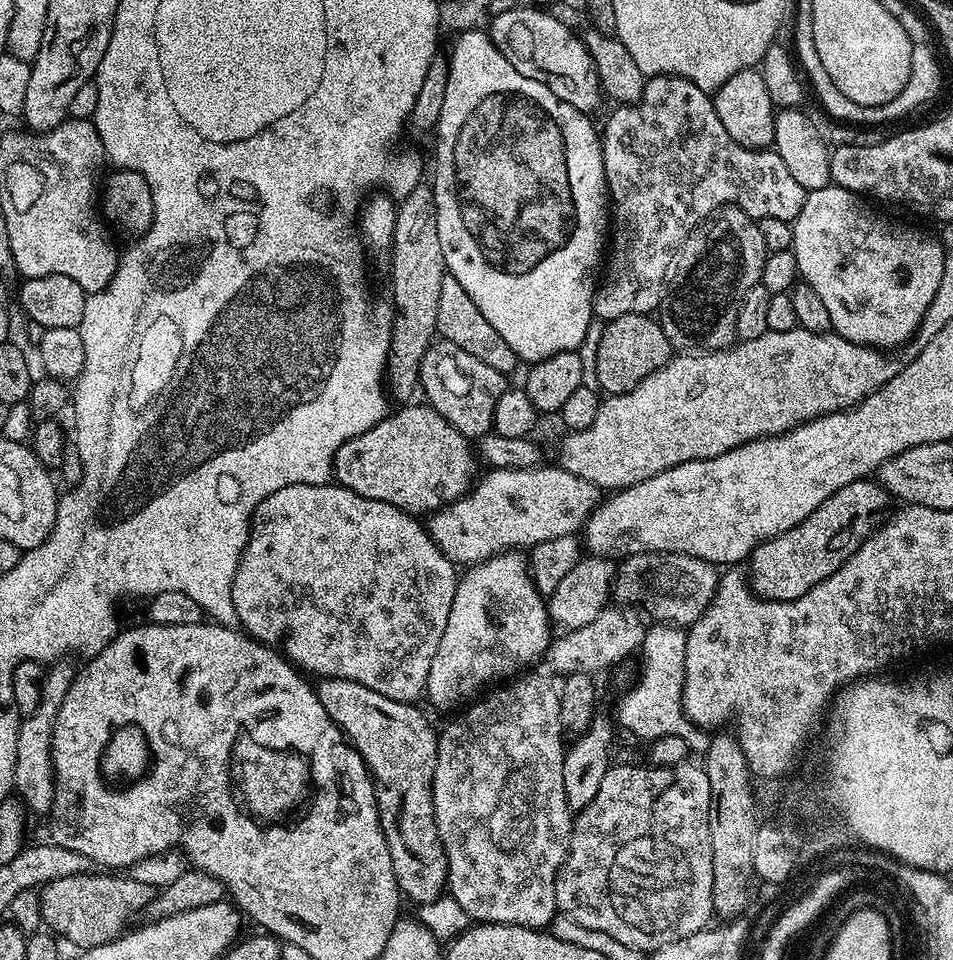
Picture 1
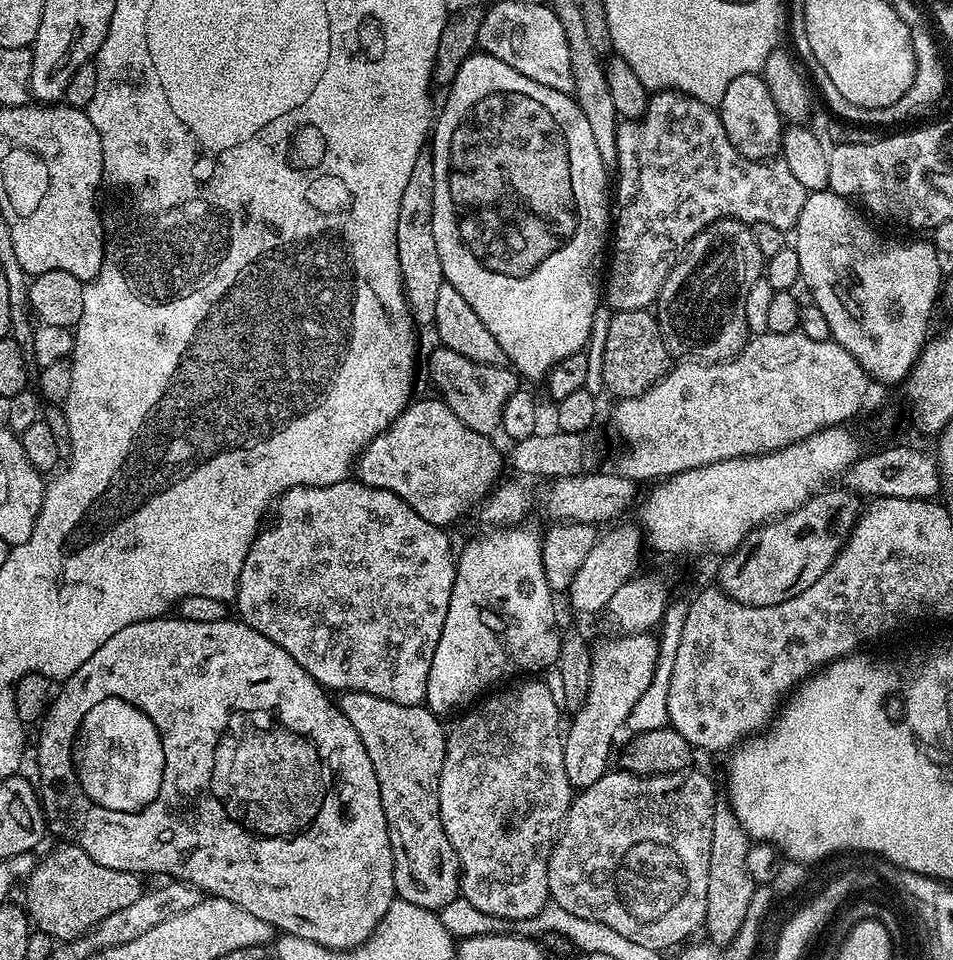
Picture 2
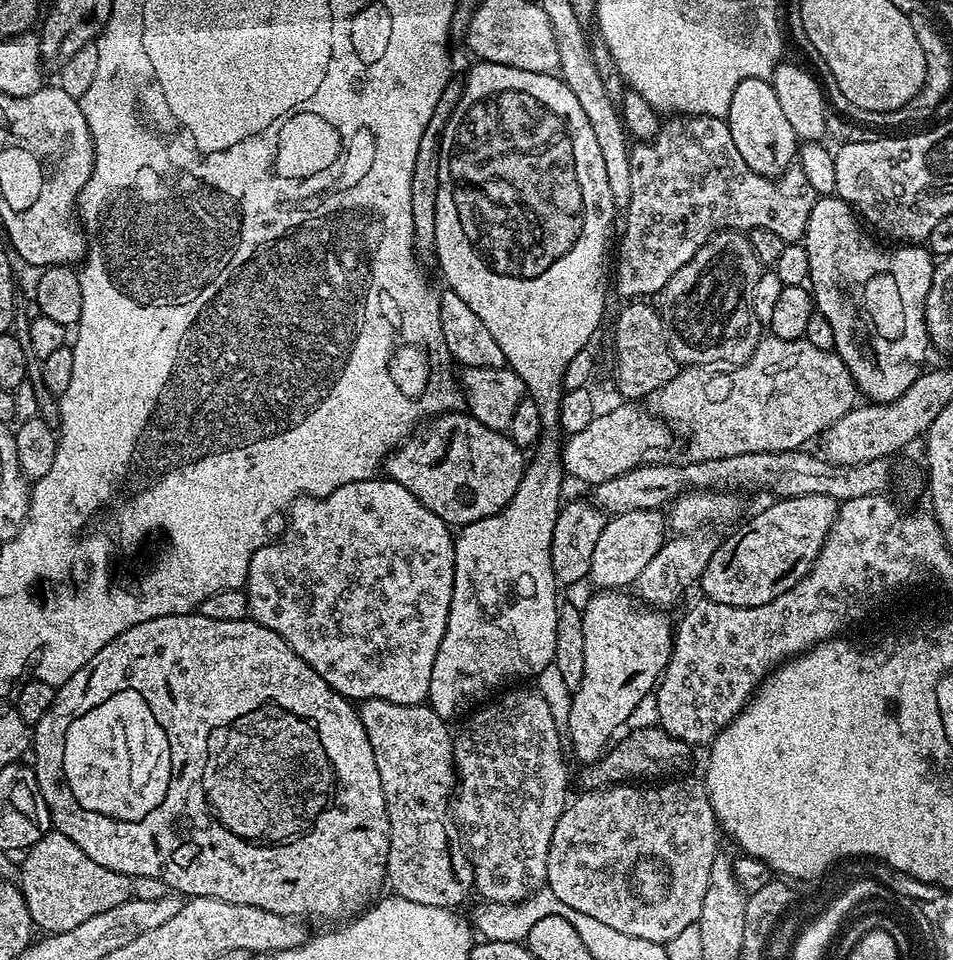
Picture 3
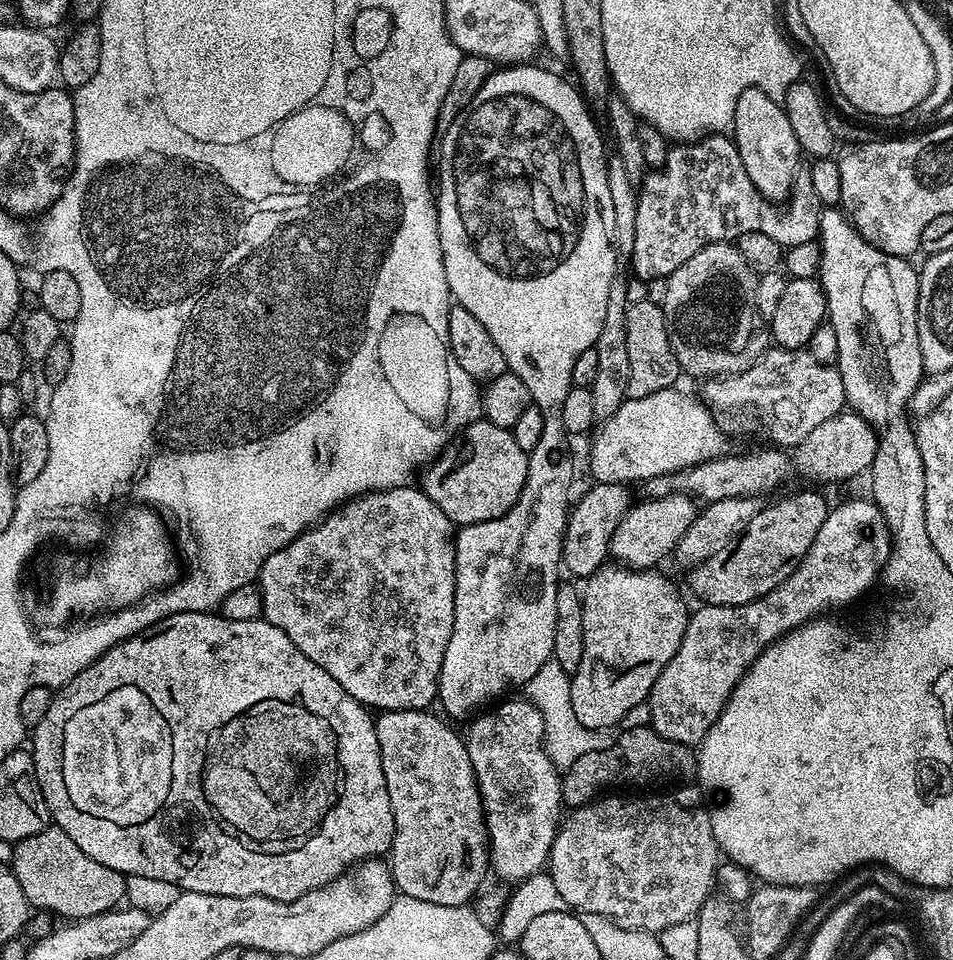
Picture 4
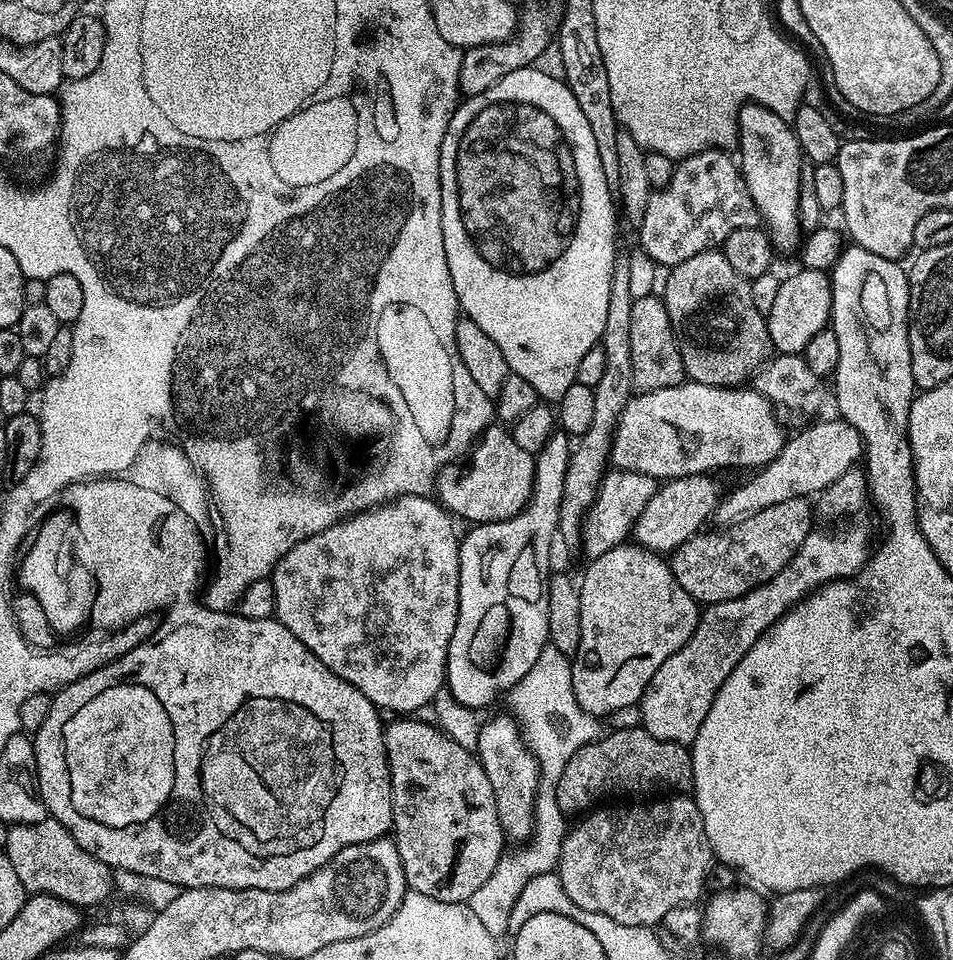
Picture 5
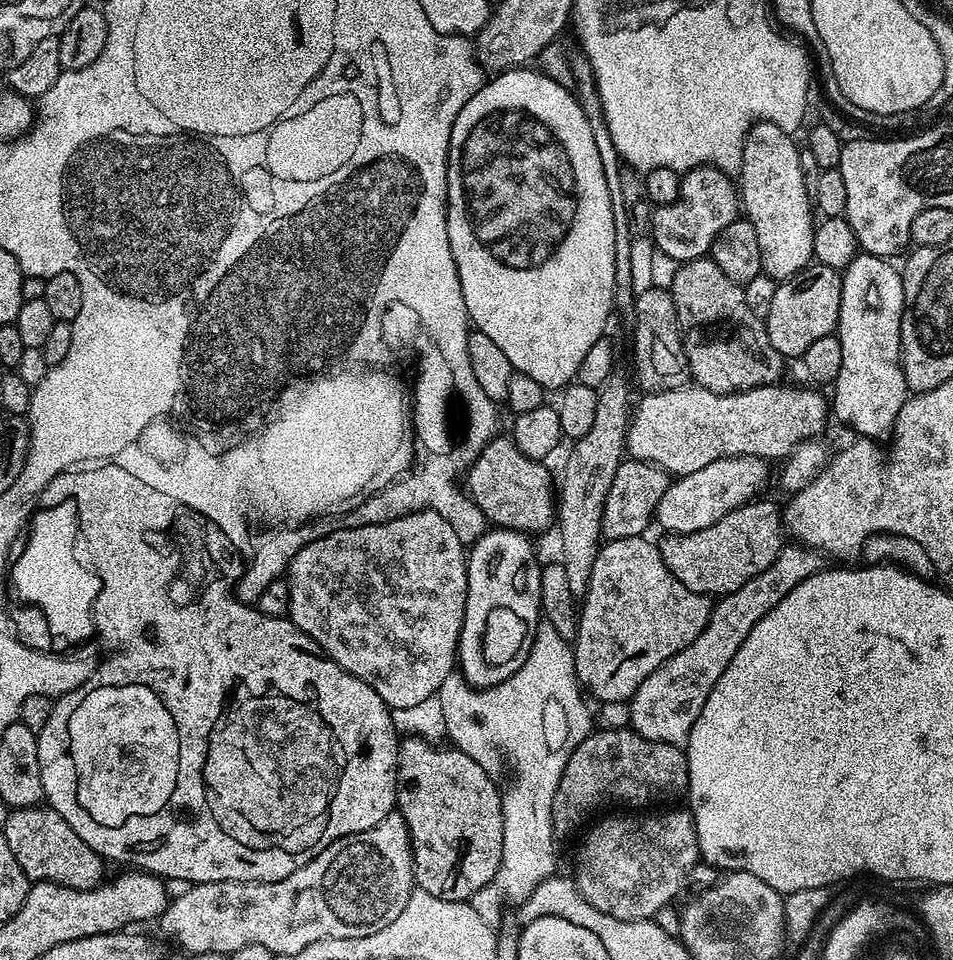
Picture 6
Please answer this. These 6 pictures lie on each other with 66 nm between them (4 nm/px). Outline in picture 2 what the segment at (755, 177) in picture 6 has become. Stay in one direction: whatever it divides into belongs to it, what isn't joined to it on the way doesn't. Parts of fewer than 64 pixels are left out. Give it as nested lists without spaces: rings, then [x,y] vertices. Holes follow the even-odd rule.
[[[751,72],[742,74],[742,78],[734,78],[734,82],[726,86],[726,94],[722,94],[718,111],[730,142],[734,142],[743,156],[751,160],[769,161],[781,155],[780,143],[786,124],[778,106],[774,106],[774,98],[770,98],[770,90],[766,90],[763,75]]]

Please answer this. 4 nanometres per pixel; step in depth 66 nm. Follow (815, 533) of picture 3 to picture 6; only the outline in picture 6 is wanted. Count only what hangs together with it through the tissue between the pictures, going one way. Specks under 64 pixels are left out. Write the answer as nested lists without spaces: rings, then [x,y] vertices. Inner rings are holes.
[[[757,498],[750,504],[743,504],[733,512],[728,512],[718,522],[714,522],[714,526],[706,526],[706,530],[694,530],[690,534],[681,536],[661,535],[661,540],[658,540],[660,557],[670,570],[670,574],[674,574],[674,578],[678,578],[678,582],[682,582],[682,586],[686,586],[690,591],[709,598],[728,596],[734,590],[738,590],[738,586],[746,586],[746,582],[750,582],[754,574],[766,570],[766,566],[770,566],[770,562],[774,562],[774,558],[780,556],[786,544],[781,505],[778,506],[774,501],[764,499]]]

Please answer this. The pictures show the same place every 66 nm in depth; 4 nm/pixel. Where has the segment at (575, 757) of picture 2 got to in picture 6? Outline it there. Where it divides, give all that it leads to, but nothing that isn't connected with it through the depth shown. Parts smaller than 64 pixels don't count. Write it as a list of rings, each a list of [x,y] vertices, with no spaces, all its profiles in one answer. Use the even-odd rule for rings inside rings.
[[[631,536],[621,540],[601,543],[594,568],[589,576],[589,586],[579,605],[580,628],[576,632],[576,678],[581,689],[600,704],[624,702],[678,650],[690,646],[712,617],[713,601],[707,596],[690,591],[662,562],[659,547],[644,536]]]

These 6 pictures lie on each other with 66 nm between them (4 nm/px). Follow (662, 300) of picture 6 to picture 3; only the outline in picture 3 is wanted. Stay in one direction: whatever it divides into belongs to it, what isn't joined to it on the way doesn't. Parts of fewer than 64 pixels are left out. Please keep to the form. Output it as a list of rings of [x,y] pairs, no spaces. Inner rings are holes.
[[[628,302],[616,316],[616,329],[612,332],[612,348],[616,351],[616,388],[628,402],[651,398],[666,382],[676,377],[678,365],[670,354],[664,337],[660,313],[648,302]]]

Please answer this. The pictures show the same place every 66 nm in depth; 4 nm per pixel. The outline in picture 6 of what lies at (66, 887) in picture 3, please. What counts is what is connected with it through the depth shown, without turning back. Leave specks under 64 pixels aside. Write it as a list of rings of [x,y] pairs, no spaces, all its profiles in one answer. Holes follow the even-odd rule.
[[[47,806],[18,808],[13,807],[3,817],[2,831],[6,834],[6,842],[10,842],[10,850],[14,858],[18,858],[18,866],[28,875],[29,881],[54,882],[74,890],[90,890],[97,888],[105,879],[105,861],[70,826],[62,814]]]

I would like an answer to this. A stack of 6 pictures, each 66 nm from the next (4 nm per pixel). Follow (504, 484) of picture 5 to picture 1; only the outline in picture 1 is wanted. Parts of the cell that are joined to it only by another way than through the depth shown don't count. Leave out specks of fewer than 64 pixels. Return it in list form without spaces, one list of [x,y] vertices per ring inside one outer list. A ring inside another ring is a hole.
[[[409,402],[397,407],[396,413],[393,411],[385,415],[379,424],[366,430],[366,434],[358,434],[350,438],[350,442],[342,442],[332,460],[332,474],[340,487],[354,490],[354,494],[362,494],[362,498],[390,502],[390,506],[398,506],[403,512],[420,518],[452,503],[472,487],[478,476],[478,456],[468,437],[454,430],[454,426],[450,426],[450,422],[446,422],[438,410],[424,402],[416,403]]]

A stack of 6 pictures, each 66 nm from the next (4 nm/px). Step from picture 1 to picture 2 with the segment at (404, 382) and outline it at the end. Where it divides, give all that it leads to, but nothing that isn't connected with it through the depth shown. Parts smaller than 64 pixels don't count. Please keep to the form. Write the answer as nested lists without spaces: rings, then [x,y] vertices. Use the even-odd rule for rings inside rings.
[[[423,148],[419,152],[414,169],[410,172],[406,190],[402,192],[399,203],[398,242],[399,270],[404,284],[405,300],[412,312],[413,321],[419,325],[432,324],[434,318],[435,299],[441,286],[446,282],[442,274],[442,262],[438,258],[438,246],[434,241],[433,228],[434,206],[434,166],[431,149]]]

